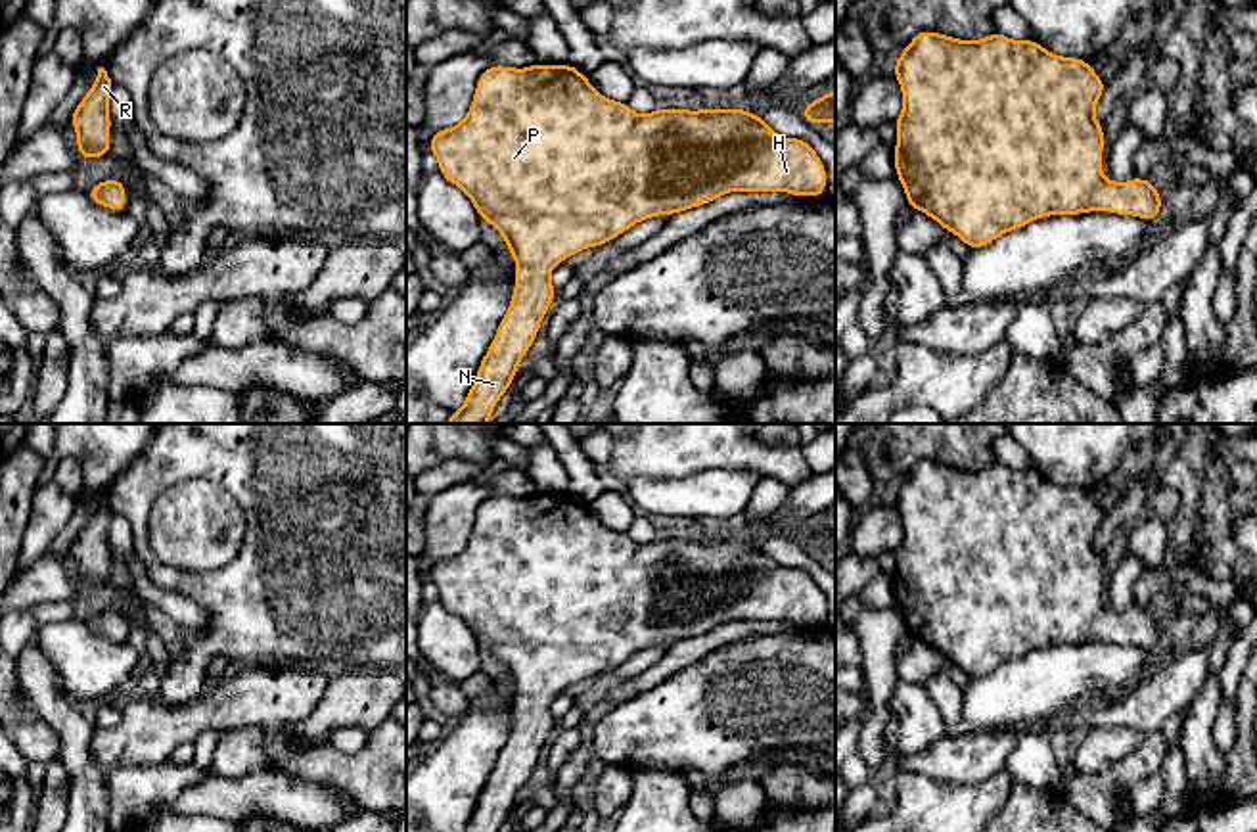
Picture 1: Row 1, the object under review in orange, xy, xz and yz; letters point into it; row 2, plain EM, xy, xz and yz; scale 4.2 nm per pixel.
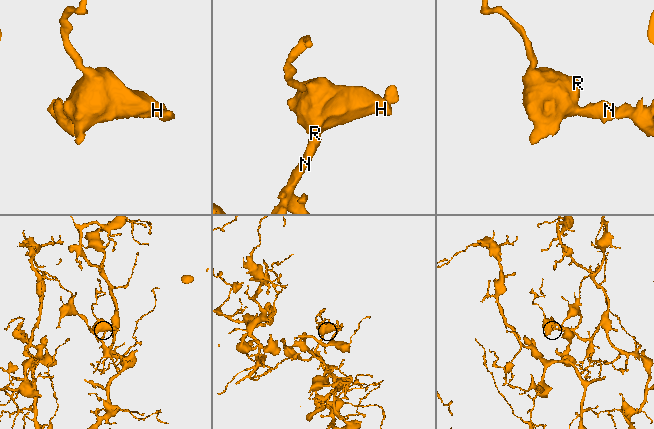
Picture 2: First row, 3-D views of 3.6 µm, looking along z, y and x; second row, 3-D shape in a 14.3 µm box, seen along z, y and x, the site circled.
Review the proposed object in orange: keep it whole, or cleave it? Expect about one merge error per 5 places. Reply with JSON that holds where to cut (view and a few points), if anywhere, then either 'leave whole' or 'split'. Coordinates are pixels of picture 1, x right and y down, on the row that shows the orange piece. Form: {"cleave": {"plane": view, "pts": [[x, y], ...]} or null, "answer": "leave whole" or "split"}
{"cleave": null, "answer": "leave whole"}

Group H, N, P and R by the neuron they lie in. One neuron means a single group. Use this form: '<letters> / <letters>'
H N P R

